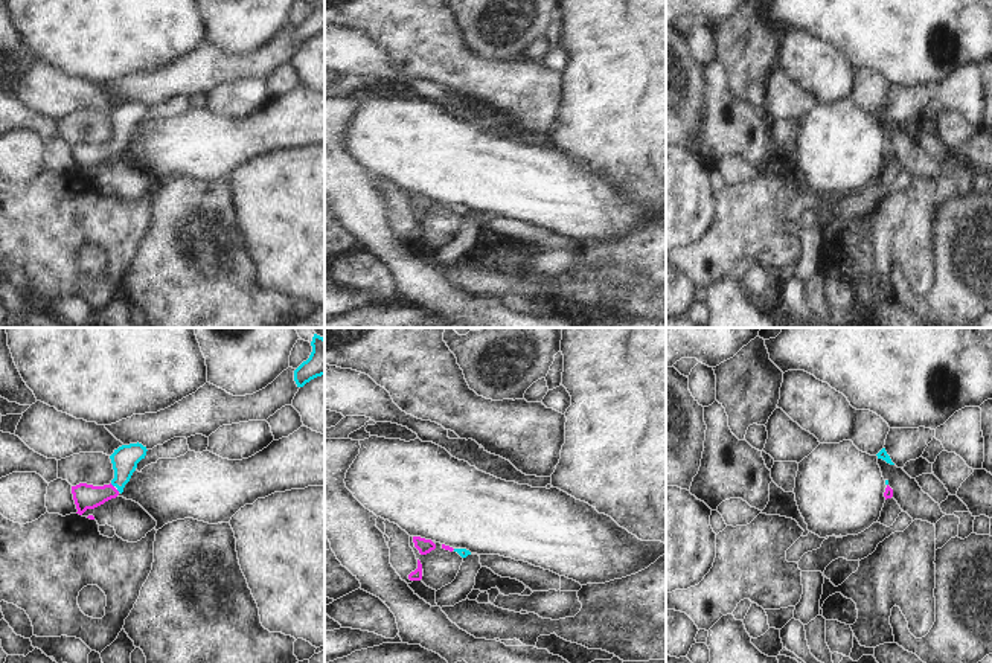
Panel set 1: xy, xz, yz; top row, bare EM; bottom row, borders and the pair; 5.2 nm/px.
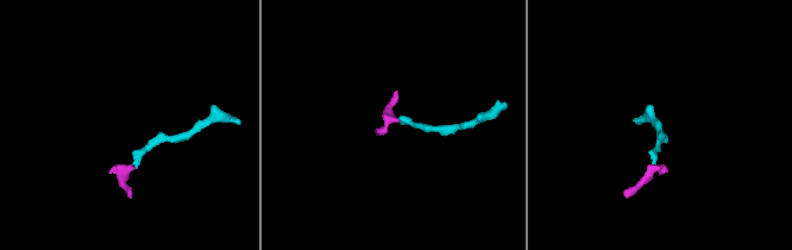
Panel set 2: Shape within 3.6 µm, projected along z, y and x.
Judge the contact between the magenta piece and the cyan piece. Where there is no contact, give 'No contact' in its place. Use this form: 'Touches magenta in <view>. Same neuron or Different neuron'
Touches magenta in xy. Same neuron.

